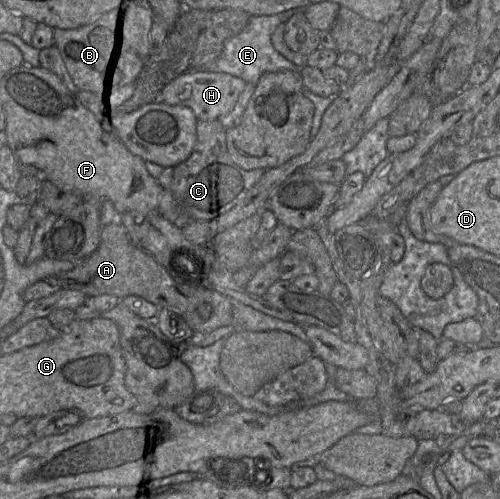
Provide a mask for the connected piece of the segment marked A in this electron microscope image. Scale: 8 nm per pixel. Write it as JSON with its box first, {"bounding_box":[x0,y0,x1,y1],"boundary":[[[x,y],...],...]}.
{"bounding_box":[58,222,234,337],"boundary":[[[121,222],[103,226],[98,248],[58,279],[61,288],[81,291],[87,297],[113,295],[122,300],[129,295],[139,296],[182,317],[196,337],[234,324],[232,299],[203,286],[178,283],[152,255],[131,242]]]}

